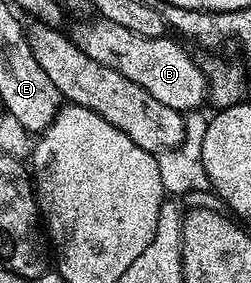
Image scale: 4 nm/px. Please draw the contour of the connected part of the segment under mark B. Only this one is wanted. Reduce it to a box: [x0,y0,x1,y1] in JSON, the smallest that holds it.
[71,17,209,112]

